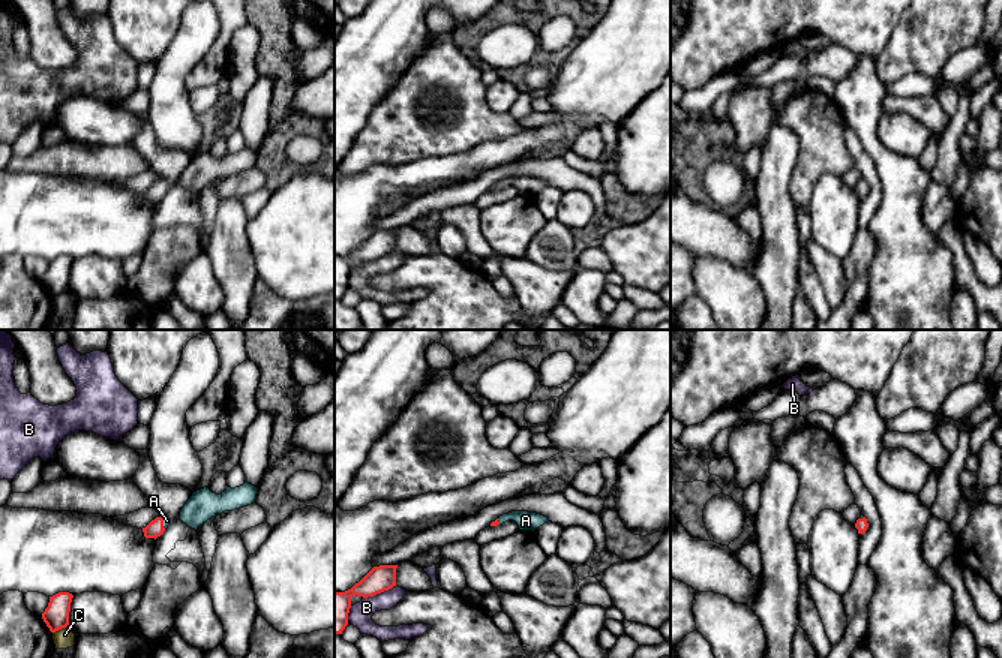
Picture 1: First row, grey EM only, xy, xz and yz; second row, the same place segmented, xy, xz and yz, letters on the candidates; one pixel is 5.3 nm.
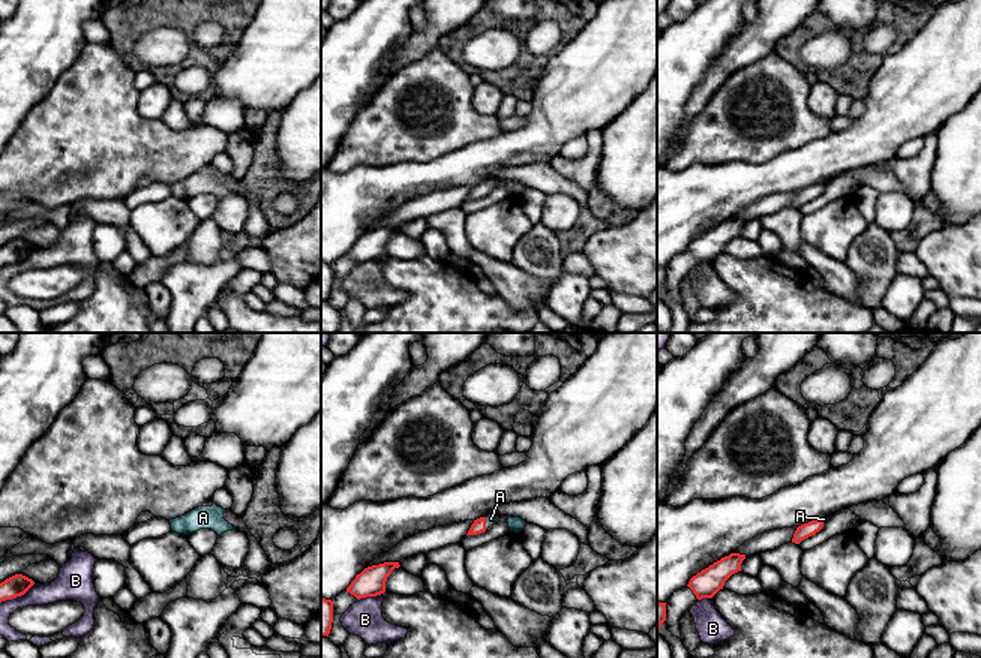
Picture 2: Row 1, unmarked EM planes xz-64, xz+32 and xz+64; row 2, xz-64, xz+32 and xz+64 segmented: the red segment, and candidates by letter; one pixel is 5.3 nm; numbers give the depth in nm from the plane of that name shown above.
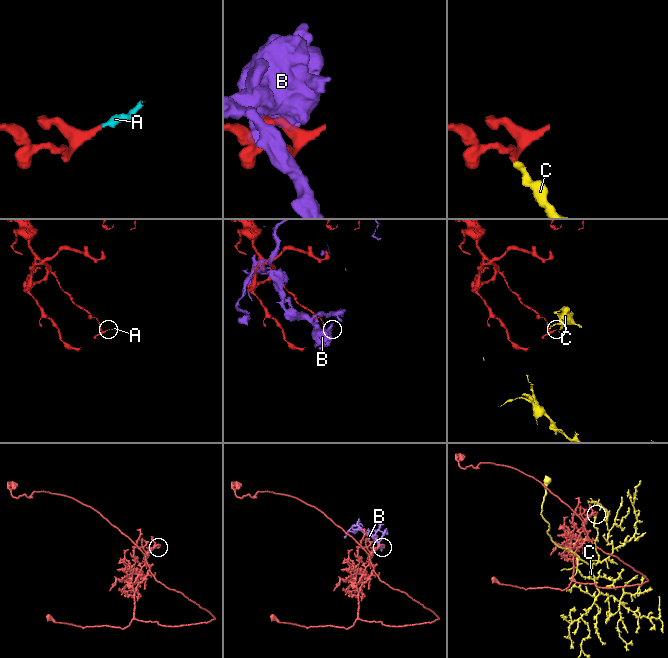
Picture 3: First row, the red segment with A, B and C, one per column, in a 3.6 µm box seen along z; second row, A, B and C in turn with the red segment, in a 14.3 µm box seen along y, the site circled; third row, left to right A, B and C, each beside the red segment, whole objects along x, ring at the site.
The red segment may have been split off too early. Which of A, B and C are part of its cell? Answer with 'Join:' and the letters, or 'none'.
Join: A

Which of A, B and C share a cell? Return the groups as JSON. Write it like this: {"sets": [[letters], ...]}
{"sets": [["A"], ["B"], ["C"]]}

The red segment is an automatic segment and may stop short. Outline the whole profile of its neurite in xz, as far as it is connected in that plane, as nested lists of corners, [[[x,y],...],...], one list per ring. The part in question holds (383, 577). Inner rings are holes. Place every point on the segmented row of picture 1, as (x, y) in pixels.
[[[398,565],[374,567],[358,583],[345,592],[334,592],[334,634],[342,634],[348,625],[351,598],[374,597],[396,586]]]

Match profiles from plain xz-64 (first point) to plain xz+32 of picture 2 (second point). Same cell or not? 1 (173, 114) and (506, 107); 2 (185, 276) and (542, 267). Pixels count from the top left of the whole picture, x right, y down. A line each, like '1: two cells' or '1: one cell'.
1: one cell
2: two cells

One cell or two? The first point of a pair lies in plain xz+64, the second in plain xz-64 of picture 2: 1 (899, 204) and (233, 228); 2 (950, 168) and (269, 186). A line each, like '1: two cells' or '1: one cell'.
1: one cell
2: two cells

